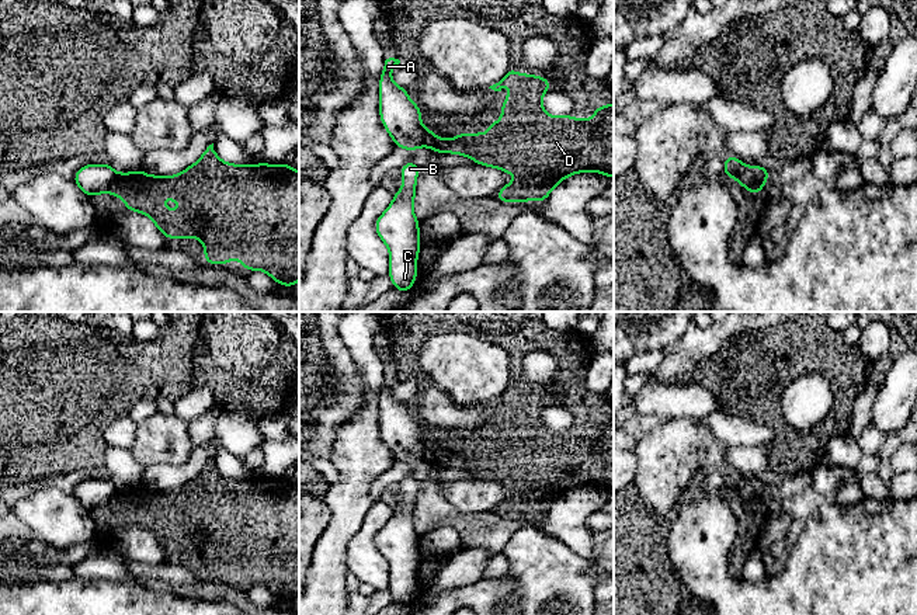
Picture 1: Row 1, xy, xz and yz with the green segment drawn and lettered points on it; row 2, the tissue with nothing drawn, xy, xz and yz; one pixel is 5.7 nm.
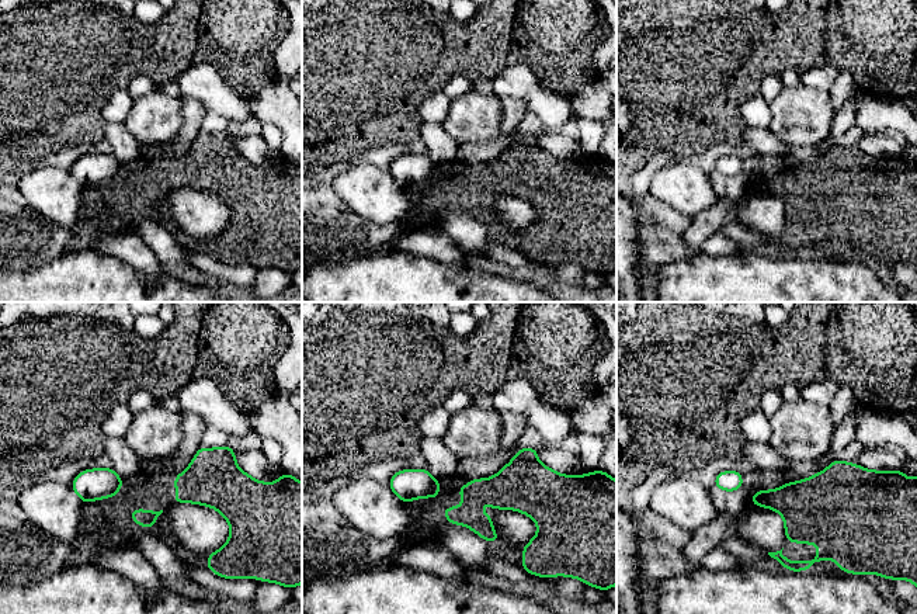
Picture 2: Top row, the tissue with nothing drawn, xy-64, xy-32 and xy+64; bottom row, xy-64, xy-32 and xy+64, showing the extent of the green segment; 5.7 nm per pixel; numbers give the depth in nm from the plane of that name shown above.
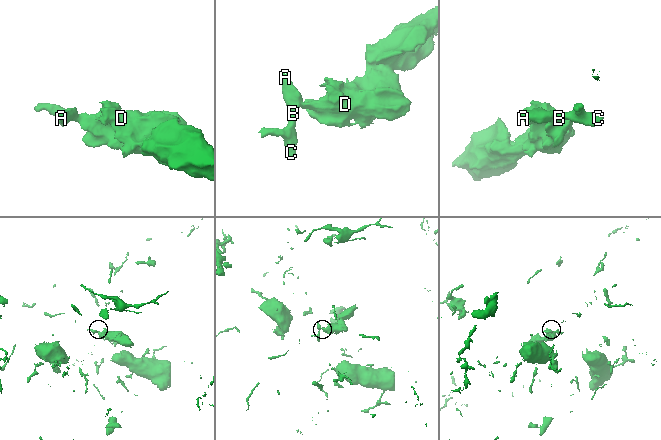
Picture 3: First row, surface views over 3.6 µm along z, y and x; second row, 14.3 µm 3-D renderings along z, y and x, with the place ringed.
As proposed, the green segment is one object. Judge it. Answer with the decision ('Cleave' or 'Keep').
Cleave

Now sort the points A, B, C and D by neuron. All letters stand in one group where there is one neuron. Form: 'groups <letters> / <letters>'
groups A B C / D

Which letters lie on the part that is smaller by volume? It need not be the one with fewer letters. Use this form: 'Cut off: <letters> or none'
Cut off: D

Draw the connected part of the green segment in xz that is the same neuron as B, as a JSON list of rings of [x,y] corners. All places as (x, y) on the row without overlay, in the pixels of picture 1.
[[[409,476],[400,484],[403,501],[395,507],[393,517],[376,534],[375,543],[390,569],[389,591],[393,601],[407,607],[417,591],[417,570],[420,567],[420,535],[413,528],[416,494],[420,482]]]

